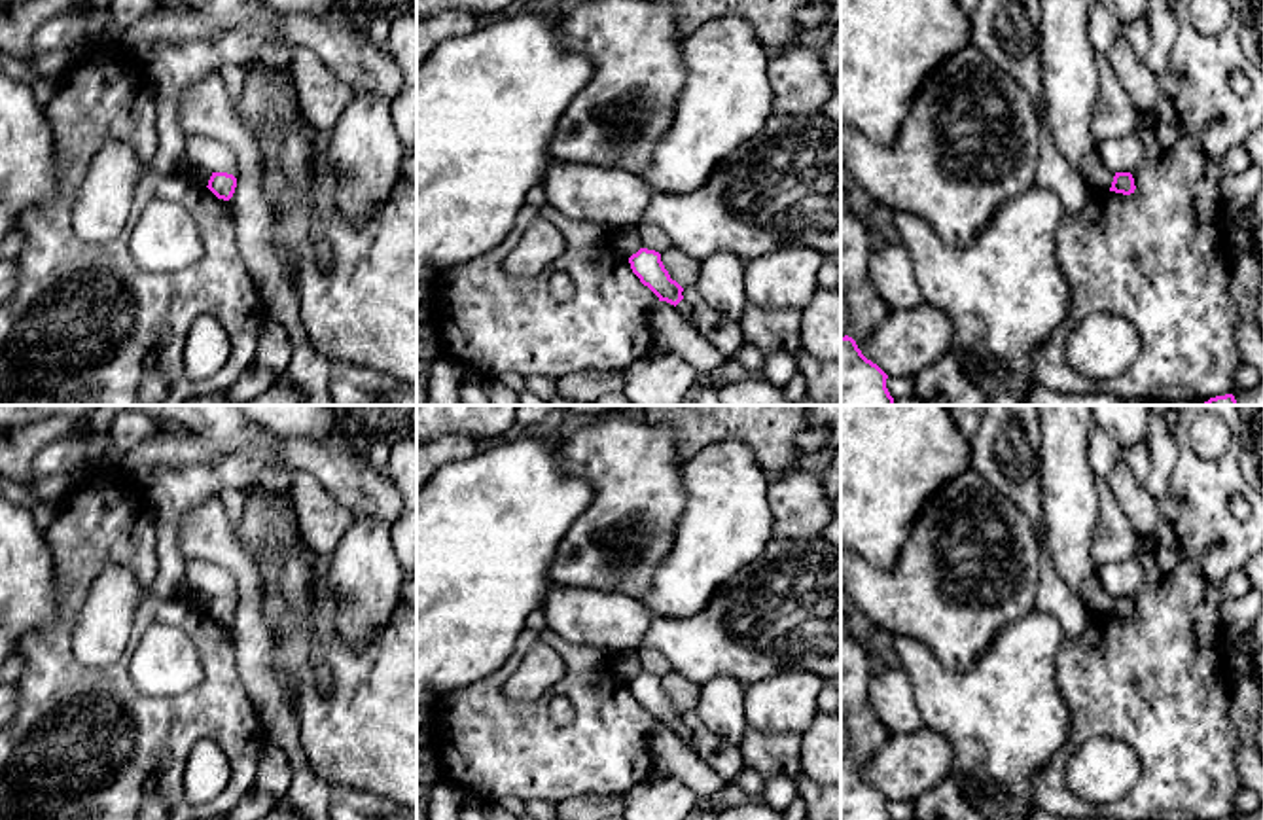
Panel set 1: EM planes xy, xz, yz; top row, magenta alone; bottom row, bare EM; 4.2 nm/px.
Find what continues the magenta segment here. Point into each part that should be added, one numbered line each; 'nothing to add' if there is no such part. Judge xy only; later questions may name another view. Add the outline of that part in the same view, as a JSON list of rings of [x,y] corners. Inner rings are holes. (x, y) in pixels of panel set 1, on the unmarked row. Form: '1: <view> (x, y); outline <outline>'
nothing to add

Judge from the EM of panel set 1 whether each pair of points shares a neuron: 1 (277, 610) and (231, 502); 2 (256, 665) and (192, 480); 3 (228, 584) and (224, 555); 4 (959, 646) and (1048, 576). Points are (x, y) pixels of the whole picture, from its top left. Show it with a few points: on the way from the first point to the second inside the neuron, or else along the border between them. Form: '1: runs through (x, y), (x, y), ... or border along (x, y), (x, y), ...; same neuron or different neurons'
1: border along (243, 491), (237, 540); different neurons
2: border along (218, 495), (197, 504), (182, 519), (180, 544); different neurons
3: border along (188, 557), (226, 567), (235, 580), (237, 601); different neurons
4: border along (1038, 538), (1040, 580), (1032, 608); different neurons

